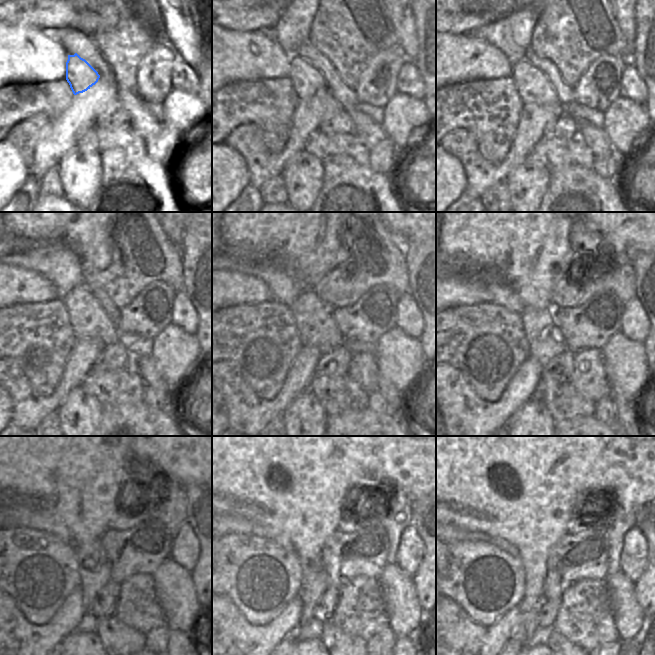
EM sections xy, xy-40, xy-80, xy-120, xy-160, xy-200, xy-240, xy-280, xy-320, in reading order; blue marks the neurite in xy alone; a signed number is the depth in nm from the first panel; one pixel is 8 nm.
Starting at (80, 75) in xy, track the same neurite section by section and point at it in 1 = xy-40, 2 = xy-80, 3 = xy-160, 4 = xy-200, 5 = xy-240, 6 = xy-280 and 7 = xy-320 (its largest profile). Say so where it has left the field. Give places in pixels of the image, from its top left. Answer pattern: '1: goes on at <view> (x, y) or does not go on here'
1: goes on at xy-40 (306, 79)
2: goes on at xy-80 (533, 86)
3: goes on at xy-160 (316, 326)
4: goes on at xy-200 (545, 340)
5: goes on at xy-240 (93, 563)
6: goes on at xy-280 (314, 576)
7: goes on at xy-320 (532, 621)

